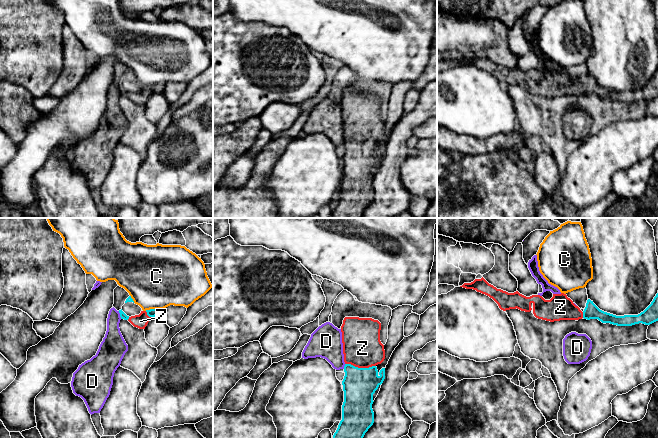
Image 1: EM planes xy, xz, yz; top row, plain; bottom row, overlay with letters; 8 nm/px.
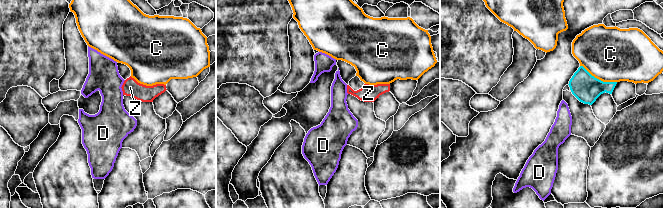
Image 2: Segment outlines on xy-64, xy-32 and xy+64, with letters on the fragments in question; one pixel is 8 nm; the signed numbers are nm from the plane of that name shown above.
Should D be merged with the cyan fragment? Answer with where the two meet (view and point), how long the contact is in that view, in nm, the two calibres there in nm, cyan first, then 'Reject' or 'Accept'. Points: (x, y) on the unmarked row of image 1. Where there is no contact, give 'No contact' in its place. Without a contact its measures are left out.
Touches cyan at xy (120, 91). Shared border 70 nm. Thickness 50 nm (cyan) against 190 nm. Reject

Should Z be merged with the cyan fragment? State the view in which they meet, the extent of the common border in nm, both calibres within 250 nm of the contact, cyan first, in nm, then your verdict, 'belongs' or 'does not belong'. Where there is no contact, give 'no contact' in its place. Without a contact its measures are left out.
contact in xz; length 240 nm; calibres 280 and 320 nm; belongs

